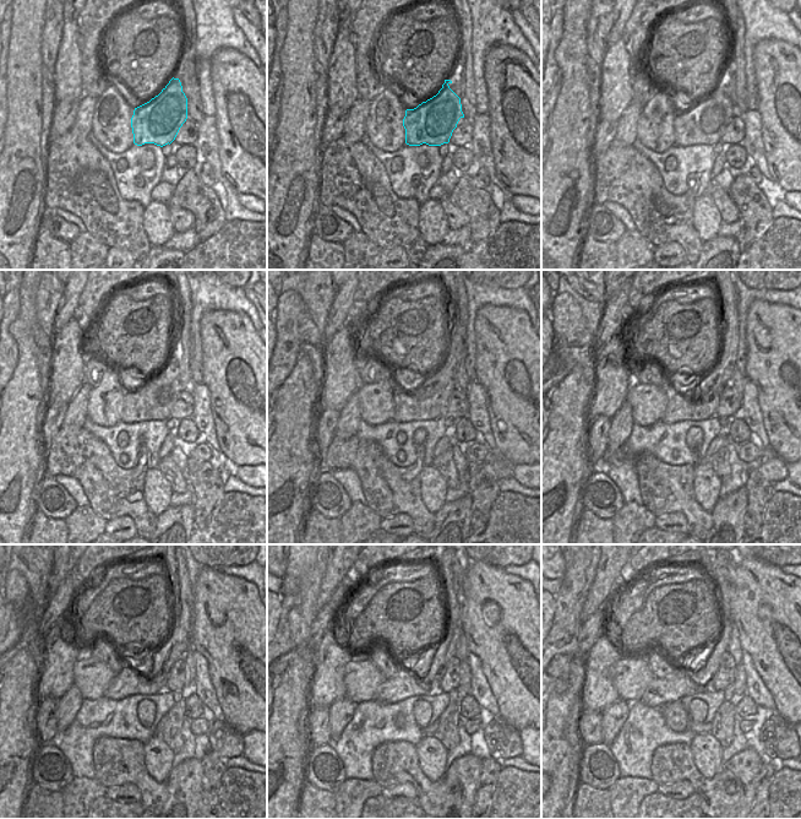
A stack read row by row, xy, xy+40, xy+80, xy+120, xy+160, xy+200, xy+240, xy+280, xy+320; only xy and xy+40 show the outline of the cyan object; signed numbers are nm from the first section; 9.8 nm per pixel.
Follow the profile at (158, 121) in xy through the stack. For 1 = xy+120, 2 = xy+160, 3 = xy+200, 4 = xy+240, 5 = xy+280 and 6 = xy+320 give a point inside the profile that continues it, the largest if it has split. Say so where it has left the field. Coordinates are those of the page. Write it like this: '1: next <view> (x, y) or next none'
1: next xy+120 (154, 400)
2: next xy+160 (421, 405)
3: next xy+200 (679, 408)
4: next xy+240 (127, 682)
5: next xy+280 (404, 684)
6: next xy+320 (659, 692)

